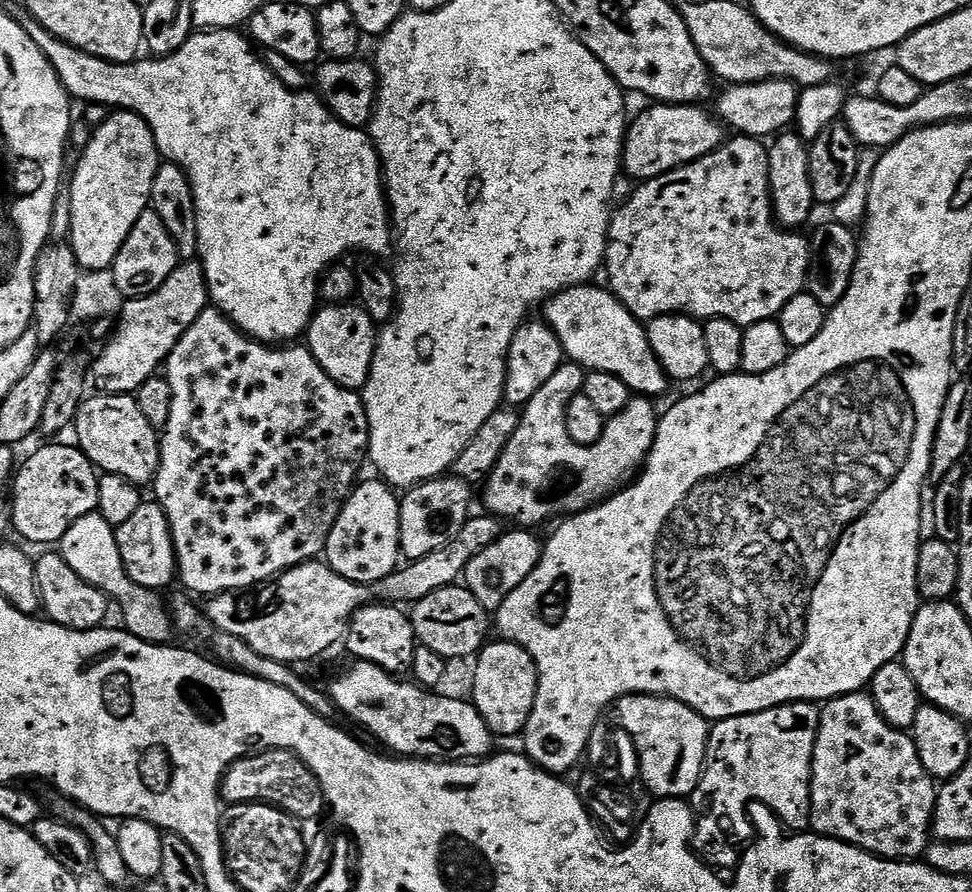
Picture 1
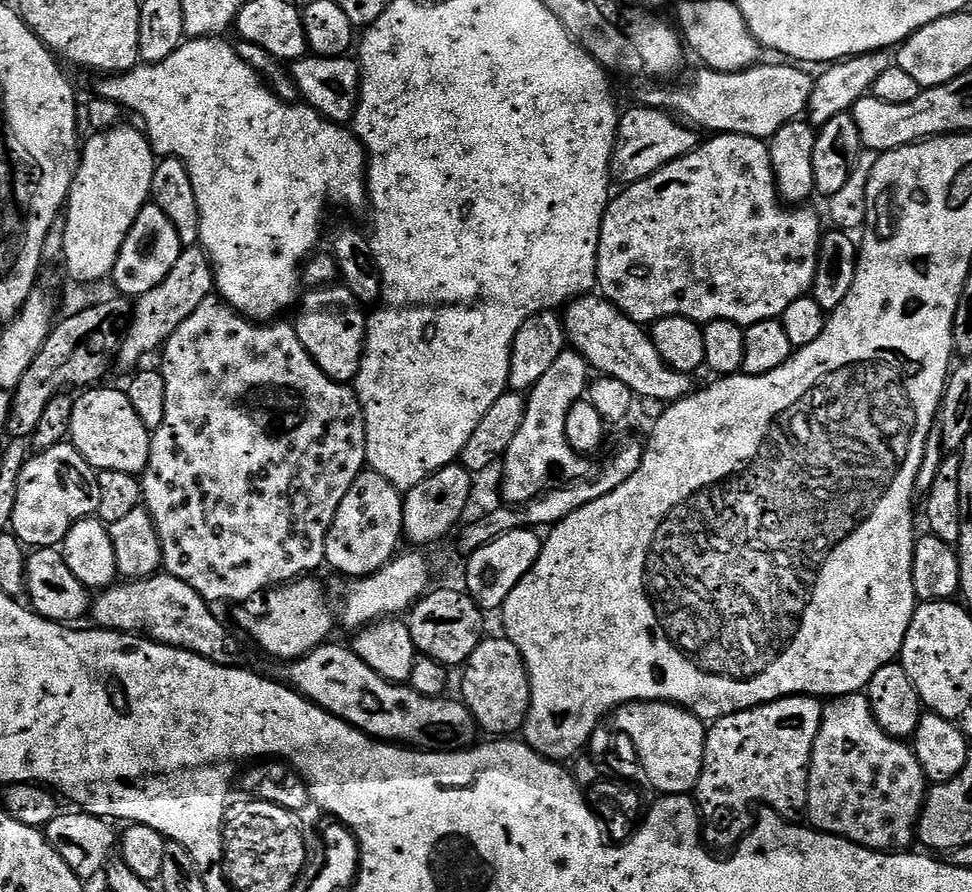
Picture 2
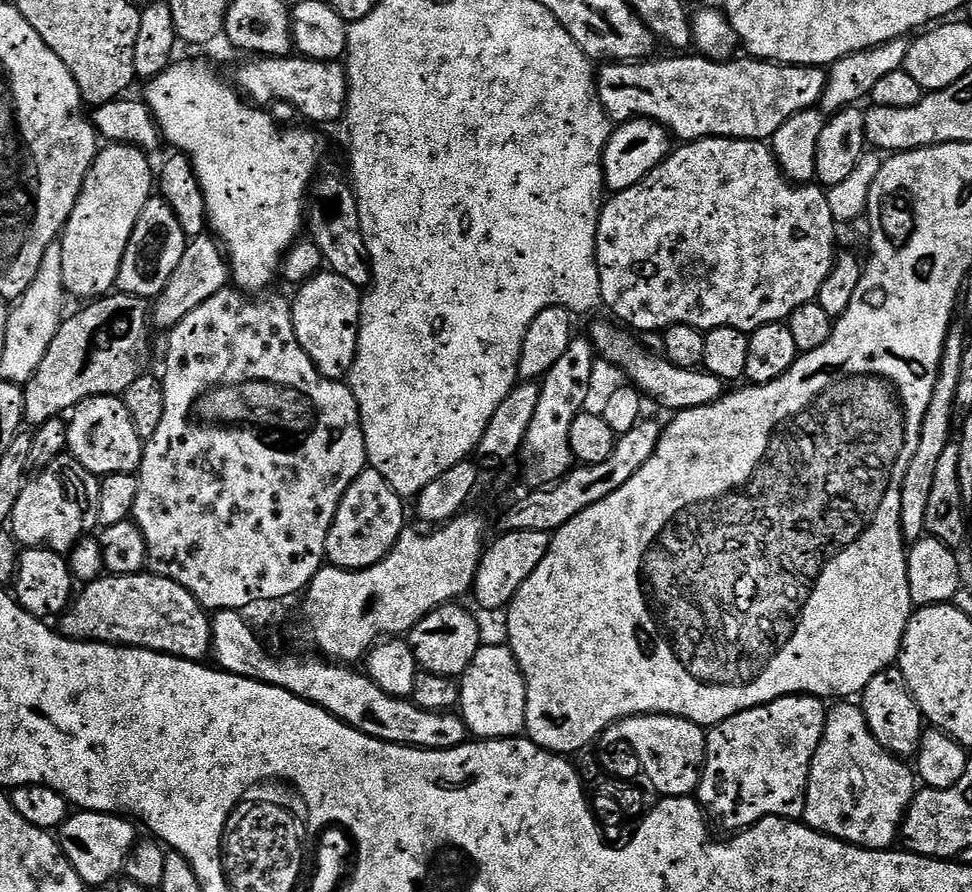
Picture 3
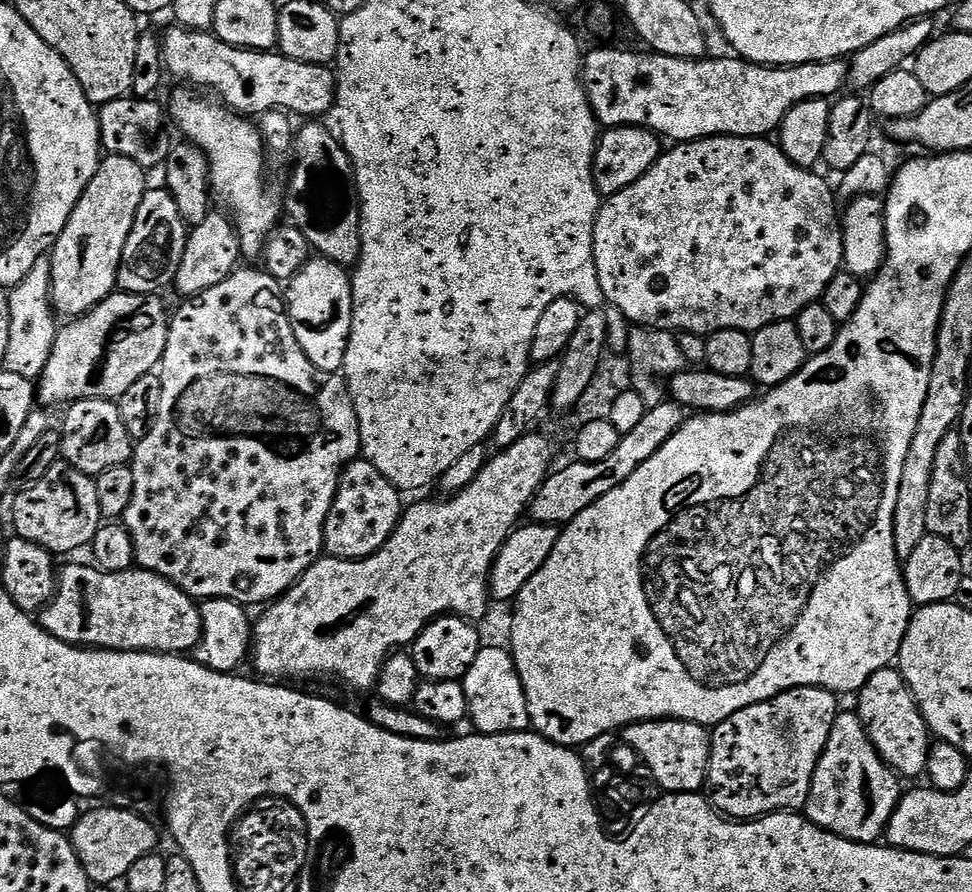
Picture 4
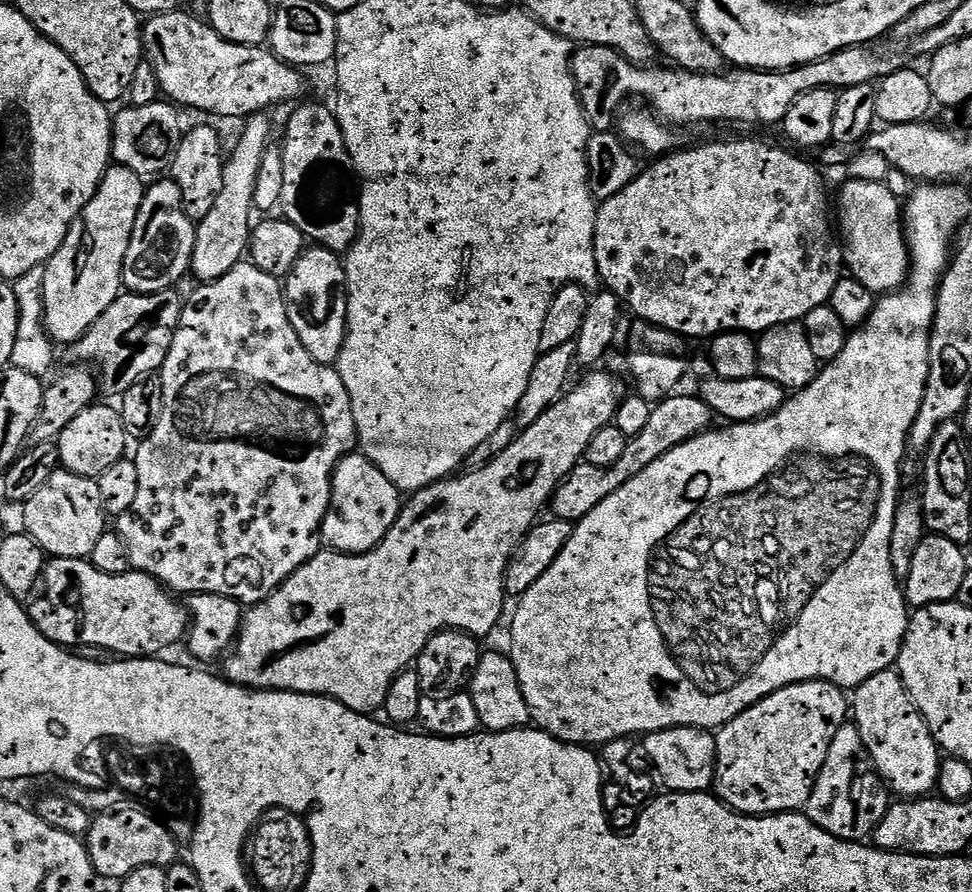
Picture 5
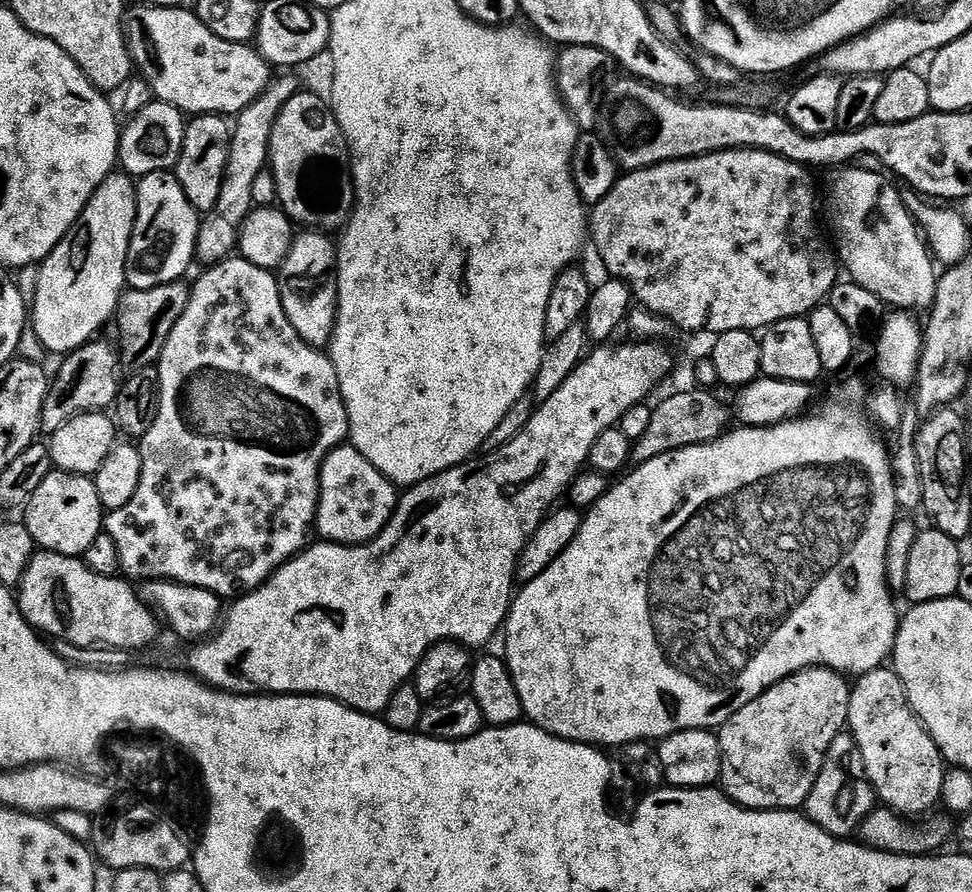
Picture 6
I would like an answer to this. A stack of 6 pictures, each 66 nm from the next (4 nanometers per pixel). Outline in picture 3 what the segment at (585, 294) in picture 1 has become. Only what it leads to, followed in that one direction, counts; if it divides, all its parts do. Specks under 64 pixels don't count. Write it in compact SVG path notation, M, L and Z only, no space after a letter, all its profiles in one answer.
M611 319L608 320L600 320L593 326L592 333L590 333L592 347L603 359L605 356L614 367L621 368L632 379L629 381L639 388L645 397L653 396L654 399L660 400L662 407L672 408L671 411L677 413L704 406L724 395L725 381L703 370L679 368L670 363L663 355L655 356L654 353L647 352L635 340L637 337L627 327Z

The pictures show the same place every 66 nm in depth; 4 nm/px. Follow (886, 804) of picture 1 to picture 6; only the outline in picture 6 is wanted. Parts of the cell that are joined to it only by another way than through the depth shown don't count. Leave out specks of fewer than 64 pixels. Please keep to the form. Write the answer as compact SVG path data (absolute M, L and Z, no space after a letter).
M842 734L832 744L832 751L829 752L818 778L814 782L814 790L808 795L806 815L814 821L819 828L826 830L832 836L848 838L859 829L864 819L877 807L878 797L872 790L872 785L867 779L860 778L857 784L848 784L848 776L844 773L844 760L848 755L853 755L854 741L851 735Z

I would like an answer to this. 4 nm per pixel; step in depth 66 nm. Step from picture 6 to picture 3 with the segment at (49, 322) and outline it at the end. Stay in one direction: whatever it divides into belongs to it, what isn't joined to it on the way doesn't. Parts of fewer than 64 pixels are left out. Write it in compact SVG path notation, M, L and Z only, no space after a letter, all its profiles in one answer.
M108 142L97 151L78 194L78 202L59 237L62 246L62 282L69 297L99 298L116 288L116 279L120 273L122 258L126 254L126 246L130 242L130 234L146 202L154 196L154 164L152 168L148 158L149 153L144 148L129 143Z

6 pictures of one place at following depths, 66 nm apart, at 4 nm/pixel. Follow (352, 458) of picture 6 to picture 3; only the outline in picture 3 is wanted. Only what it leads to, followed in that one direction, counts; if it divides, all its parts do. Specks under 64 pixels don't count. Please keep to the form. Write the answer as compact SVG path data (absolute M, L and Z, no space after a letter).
M371 466L365 467L364 472L358 474L354 482L350 482L334 514L324 551L327 563L333 568L357 572L382 562L382 558L388 556L389 550L396 545L400 533L406 527L404 504L405 501L392 489L390 482L382 478L382 474L375 472Z

